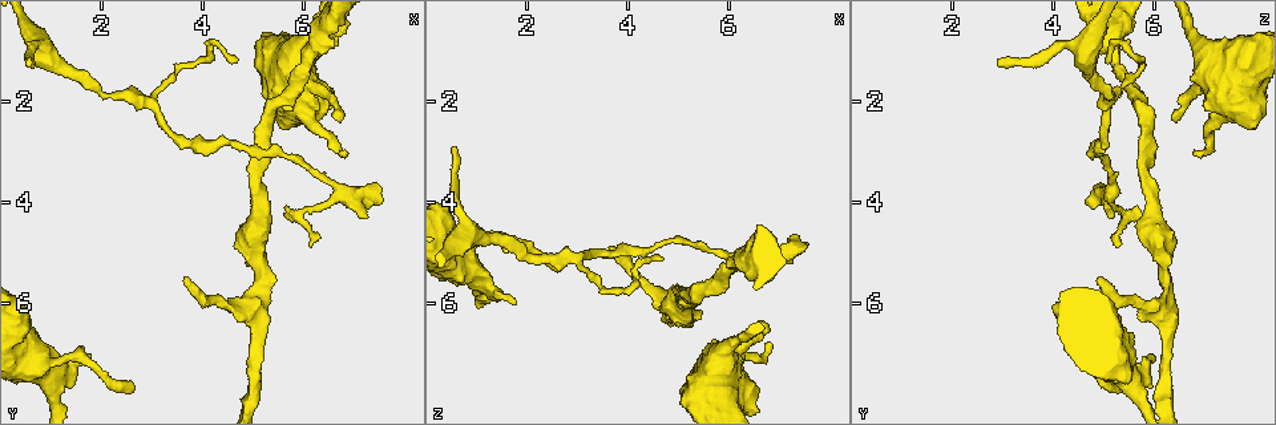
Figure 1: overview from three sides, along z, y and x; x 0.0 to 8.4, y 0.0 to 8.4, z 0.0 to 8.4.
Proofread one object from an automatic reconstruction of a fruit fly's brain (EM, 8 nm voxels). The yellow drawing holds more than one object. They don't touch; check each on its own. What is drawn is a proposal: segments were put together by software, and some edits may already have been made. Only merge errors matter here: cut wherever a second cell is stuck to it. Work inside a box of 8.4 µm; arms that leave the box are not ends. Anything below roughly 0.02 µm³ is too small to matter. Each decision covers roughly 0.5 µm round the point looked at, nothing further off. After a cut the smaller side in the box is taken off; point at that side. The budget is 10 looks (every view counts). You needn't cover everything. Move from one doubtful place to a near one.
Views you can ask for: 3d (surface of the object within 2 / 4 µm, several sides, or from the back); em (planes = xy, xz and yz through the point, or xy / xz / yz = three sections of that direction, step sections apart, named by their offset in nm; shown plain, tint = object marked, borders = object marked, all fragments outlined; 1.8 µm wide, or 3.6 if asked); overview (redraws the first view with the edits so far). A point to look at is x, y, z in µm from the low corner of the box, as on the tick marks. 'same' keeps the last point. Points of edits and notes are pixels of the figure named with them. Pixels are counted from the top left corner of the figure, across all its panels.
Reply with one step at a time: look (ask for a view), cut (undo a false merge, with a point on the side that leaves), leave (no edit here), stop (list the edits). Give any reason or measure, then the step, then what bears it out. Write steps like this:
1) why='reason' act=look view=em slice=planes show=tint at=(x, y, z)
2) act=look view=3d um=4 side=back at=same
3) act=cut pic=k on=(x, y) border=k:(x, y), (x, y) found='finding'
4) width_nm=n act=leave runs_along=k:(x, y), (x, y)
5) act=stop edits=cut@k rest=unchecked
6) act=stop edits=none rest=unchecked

act=look view=em slice=planes show=tint at=(5.10, 6.00, 6.25)

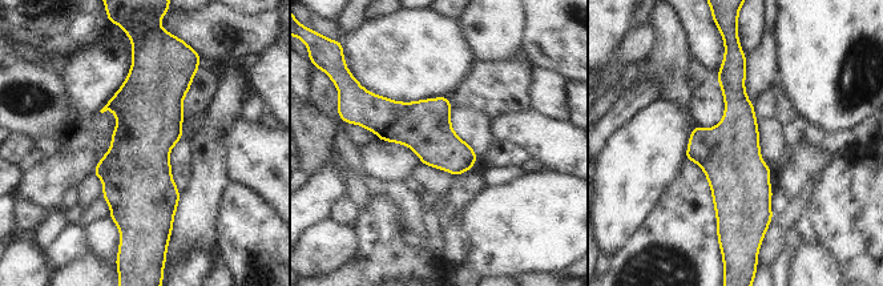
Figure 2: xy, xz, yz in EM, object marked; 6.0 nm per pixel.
act=leave runs_along=2:(730, 67), (744, 226) found='continuous, no second cell'

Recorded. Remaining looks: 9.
why='sudden change in width' act=look view=em slice=planes show=tint at=(0.90, 7.25, 5.40)

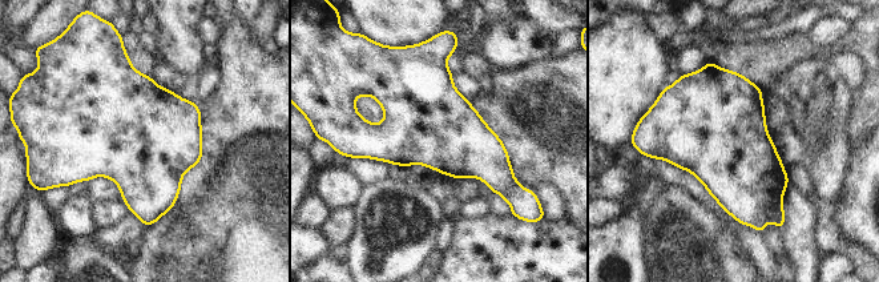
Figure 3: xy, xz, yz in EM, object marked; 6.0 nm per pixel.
act=leave found='all the same cell'

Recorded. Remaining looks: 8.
why='three-way junction' act=look view=em slice=planes show=borders at=(2.95, 2.05, 5.00)

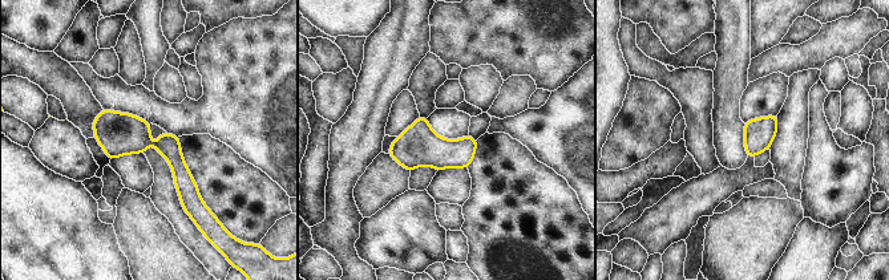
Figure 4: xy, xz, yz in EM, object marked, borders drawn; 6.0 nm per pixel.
width_nm=190 act=leave runs_along=4:(104, 113), (176, 159), (190, 207) found='one cell here'

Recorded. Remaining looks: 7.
why='thick turns thin' act=look view=3d um=4 at=(5.80, 1.30, 7.90)

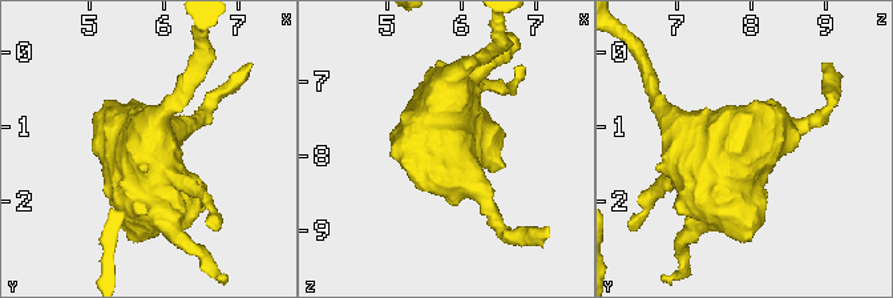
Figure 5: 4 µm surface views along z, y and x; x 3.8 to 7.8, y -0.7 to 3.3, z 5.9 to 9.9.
act=look view=em um=3.6 slice=xy step=16 show=tint at=same

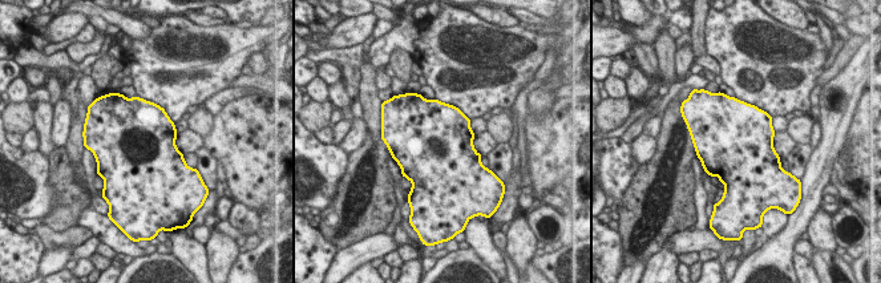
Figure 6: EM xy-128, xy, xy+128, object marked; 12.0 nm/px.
why='another direction' act=look view=em um=3.6 slice=planes show=tint at=same

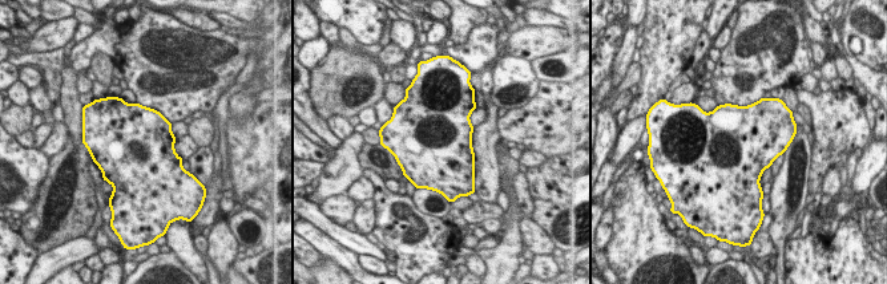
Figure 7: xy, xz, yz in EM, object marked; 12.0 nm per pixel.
act=leave found='all the same cell'

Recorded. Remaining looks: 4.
act=stop edits=none rest=unchecked

